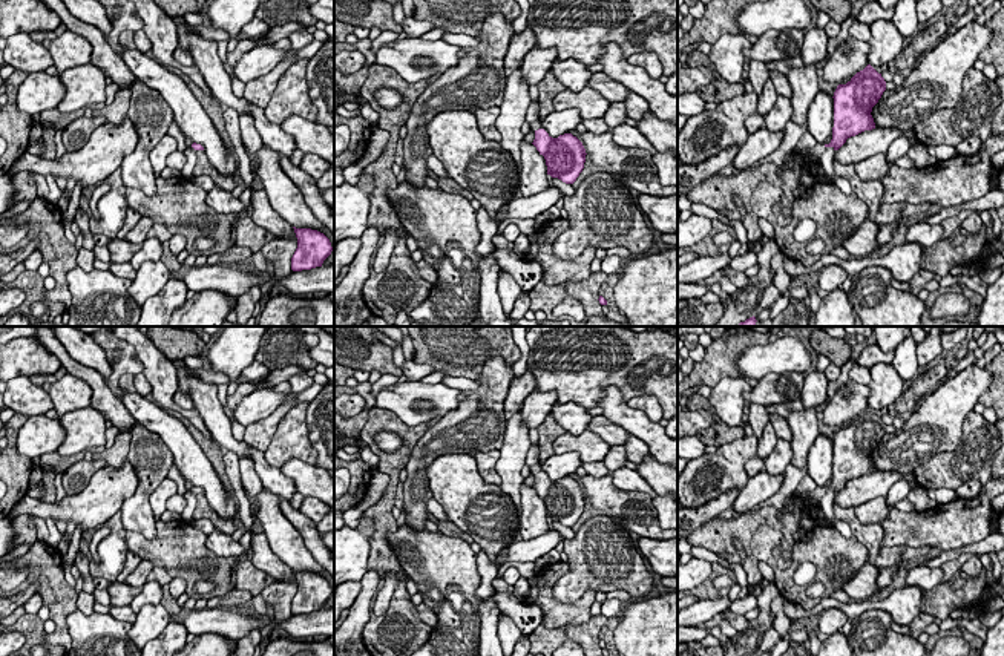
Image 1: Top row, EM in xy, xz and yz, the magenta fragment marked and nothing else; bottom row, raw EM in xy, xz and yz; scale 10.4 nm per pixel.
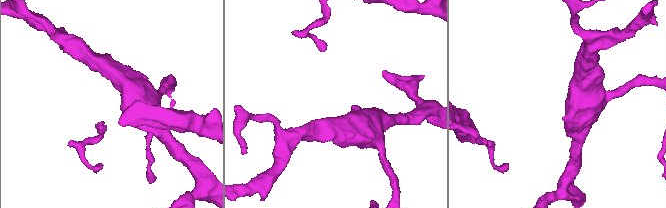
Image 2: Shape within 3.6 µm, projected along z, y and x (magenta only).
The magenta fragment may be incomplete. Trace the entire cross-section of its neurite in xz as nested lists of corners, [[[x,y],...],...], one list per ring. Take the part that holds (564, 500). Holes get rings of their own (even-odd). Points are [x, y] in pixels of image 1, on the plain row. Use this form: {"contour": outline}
{"contour": [[[540,463],[529,467],[535,475],[533,489],[544,500],[547,518],[566,527],[573,527],[584,512],[586,492],[572,477],[552,481],[540,467]]]}

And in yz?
{"contour": [[[871,408],[857,415],[846,428],[838,428],[832,440],[832,483],[829,487],[817,486],[805,501],[819,504],[828,490],[838,494],[848,481],[875,472],[871,455],[884,434],[884,421]]]}

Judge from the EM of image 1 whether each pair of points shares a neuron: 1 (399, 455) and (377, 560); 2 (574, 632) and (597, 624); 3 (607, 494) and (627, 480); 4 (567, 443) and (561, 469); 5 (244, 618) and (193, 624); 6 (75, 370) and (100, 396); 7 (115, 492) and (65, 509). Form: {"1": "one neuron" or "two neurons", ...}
{"1": "one neuron", "2": "one neuron", "3": "two neurons", "4": "two neurons", "5": "one neuron", "6": "one neuron", "7": "one neuron"}

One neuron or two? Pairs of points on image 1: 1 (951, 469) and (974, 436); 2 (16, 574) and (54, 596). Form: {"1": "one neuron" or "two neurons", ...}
{"1": "one neuron", "2": "two neurons"}

